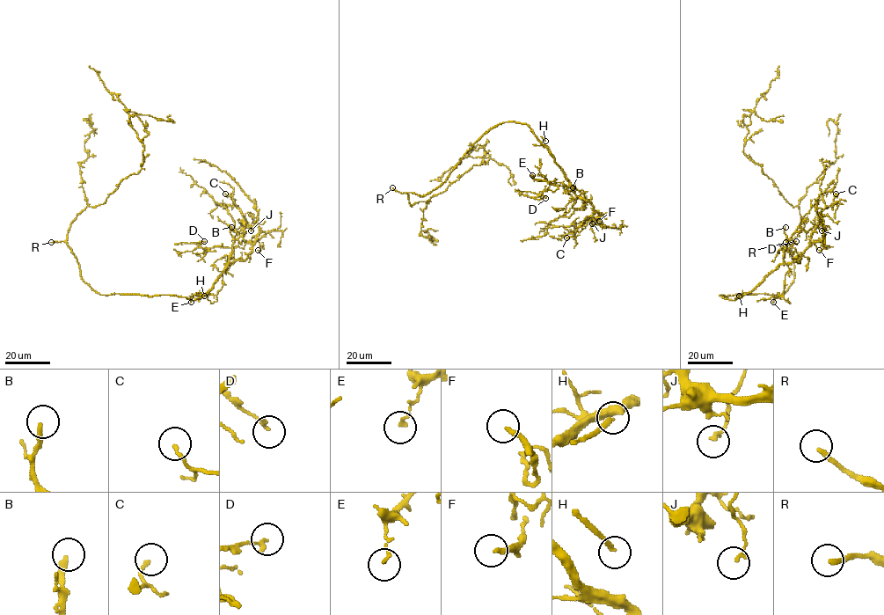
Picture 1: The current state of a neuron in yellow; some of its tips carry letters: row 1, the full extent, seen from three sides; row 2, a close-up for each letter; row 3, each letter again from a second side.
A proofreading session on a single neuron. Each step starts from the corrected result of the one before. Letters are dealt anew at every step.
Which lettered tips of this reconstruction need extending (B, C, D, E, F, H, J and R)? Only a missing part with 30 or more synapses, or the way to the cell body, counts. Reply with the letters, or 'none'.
B, R

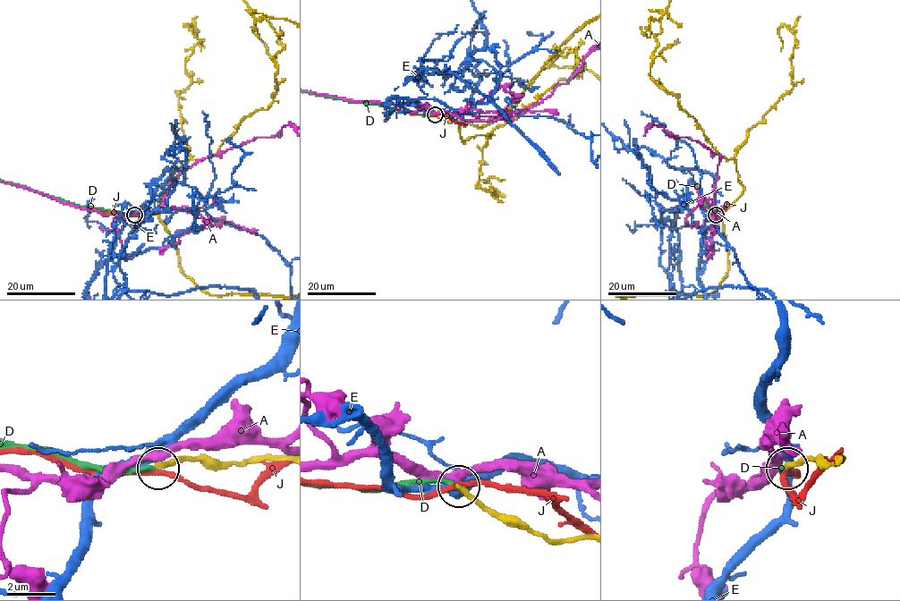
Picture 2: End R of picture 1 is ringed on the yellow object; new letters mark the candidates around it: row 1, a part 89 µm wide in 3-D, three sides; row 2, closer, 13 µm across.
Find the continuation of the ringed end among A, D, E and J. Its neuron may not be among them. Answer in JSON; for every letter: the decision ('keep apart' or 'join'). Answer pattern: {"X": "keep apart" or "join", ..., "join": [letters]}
{"A": "keep apart", "D": "join", "E": "keep apart", "J": "keep apart", "join": ["D"]}

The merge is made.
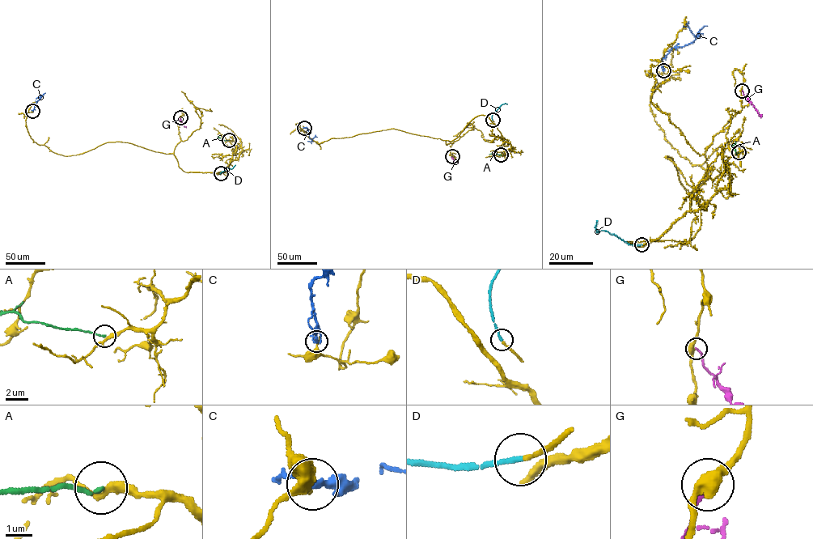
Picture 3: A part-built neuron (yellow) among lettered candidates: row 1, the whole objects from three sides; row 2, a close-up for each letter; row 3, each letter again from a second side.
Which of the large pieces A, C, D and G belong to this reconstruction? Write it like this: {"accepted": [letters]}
{"accepted": ["D"]}

